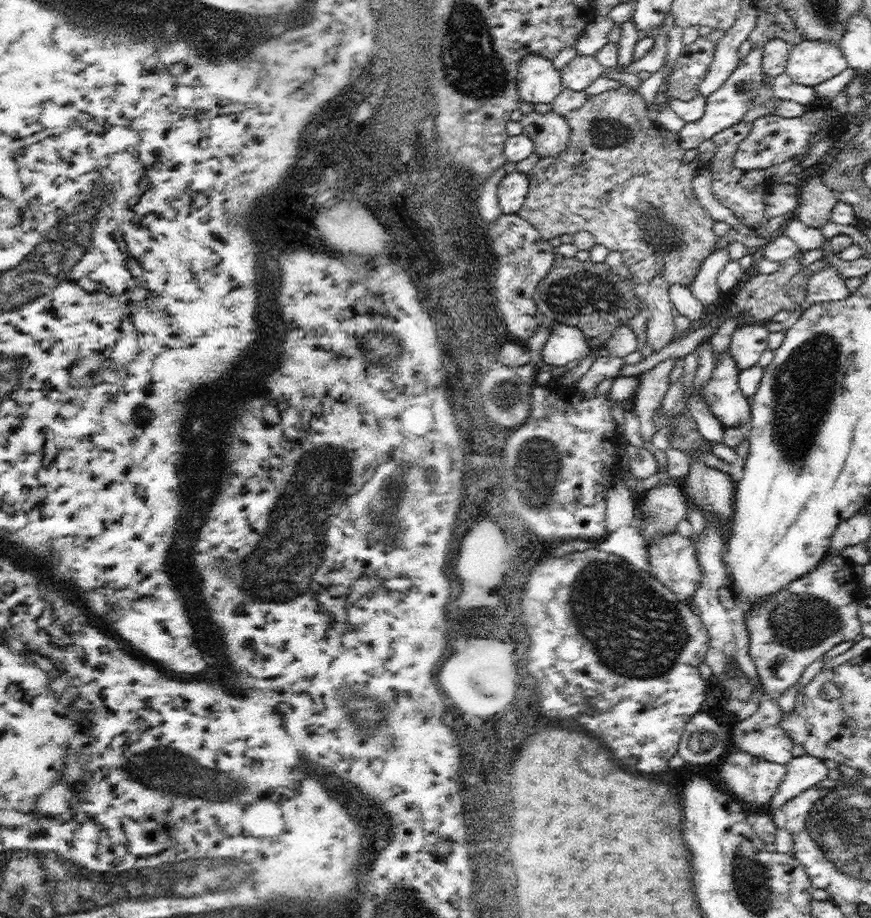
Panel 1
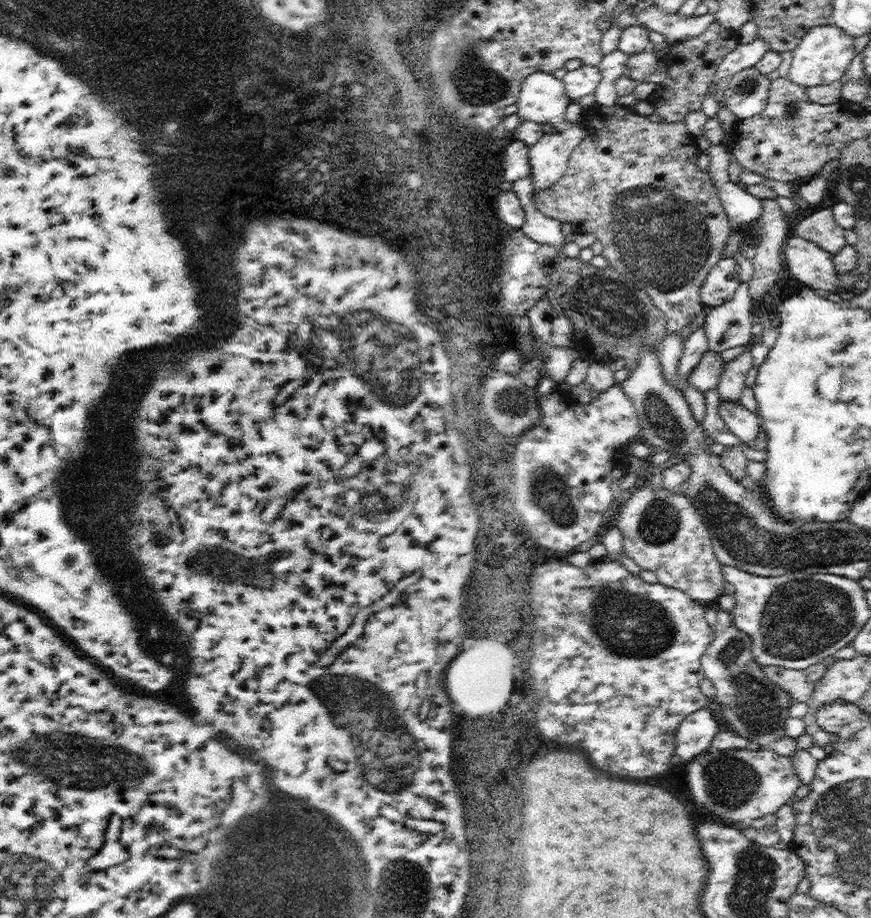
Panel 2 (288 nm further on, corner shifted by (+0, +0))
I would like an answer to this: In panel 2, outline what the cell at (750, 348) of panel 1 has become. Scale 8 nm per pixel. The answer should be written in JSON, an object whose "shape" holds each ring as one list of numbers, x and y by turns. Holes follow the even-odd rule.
{"shape":[[745,350,743,354,739,356,733,356,721,376,719,376,719,382,717,382,717,392,719,392,719,398,725,398,729,402,737,402,739,396,741,396,741,390,745,388,745,380,747,380,747,372,753,368,753,356,749,350]]}

